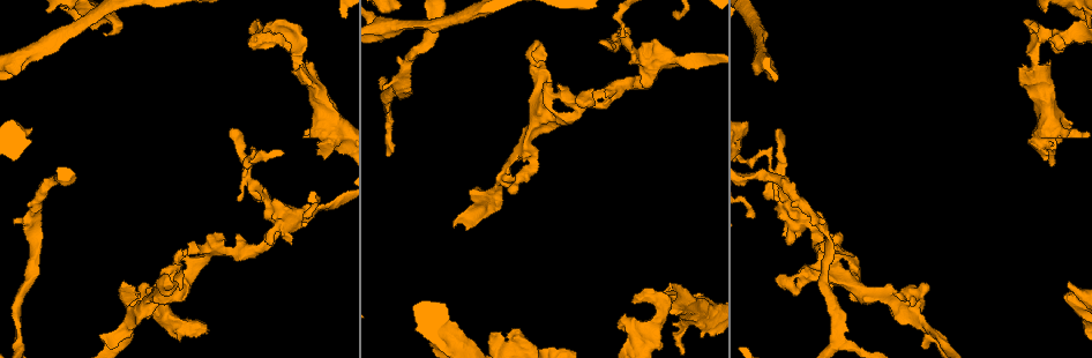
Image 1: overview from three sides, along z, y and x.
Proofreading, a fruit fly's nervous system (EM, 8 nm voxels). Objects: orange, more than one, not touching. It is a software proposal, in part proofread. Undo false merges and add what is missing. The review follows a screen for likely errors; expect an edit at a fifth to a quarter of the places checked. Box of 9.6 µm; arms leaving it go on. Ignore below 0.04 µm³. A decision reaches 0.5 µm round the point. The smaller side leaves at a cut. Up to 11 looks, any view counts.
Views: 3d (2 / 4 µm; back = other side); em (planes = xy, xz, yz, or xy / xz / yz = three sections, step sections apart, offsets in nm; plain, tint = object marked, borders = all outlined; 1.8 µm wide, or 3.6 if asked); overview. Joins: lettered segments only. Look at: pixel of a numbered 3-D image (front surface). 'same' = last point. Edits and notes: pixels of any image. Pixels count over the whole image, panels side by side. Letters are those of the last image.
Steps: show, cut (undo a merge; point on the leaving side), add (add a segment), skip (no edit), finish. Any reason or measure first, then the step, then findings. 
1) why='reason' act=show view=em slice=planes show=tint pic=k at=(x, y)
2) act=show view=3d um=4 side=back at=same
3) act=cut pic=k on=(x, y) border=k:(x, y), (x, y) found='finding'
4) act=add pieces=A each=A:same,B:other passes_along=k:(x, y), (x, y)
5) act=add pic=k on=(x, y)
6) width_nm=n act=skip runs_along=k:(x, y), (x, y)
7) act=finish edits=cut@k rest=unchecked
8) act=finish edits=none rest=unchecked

why='free end' act=show view=em um=3.6 slice=yz step=8 show=borders pic=1 at=(599, 39)

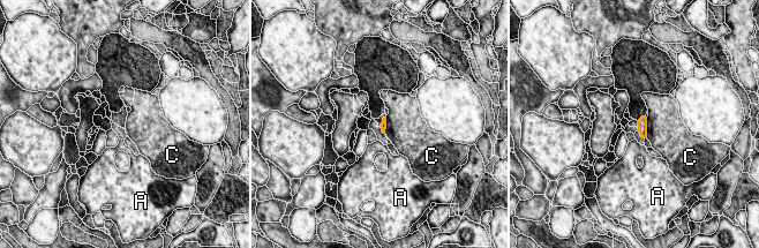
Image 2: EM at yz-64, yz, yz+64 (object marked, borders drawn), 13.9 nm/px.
act=show view=em um=3.6 slice=planes show=borders at=same

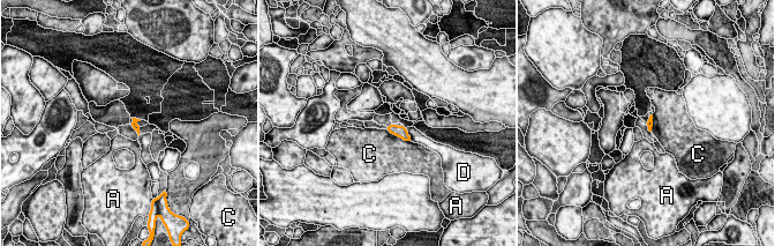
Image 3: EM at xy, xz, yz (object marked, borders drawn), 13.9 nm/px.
width_nm=100 act=skip each=A:other,C:other,D:other border=3:(385, 129), (411, 142) found='none of them fits'

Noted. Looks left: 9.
why='branch point' act=show view=em slice=planes show=plain pic=1 at=(218, 250)

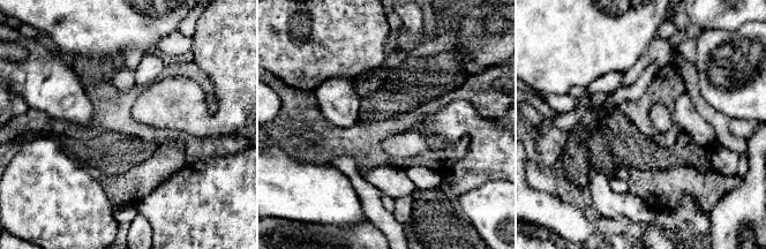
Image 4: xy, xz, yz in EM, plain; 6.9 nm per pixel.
act=show view=em slice=planes show=tint at=same

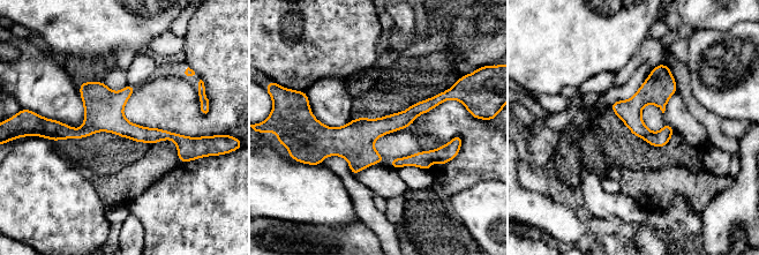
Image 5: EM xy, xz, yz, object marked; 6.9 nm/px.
why='see the neighbours' act=show view=em slice=planes show=borders at=same

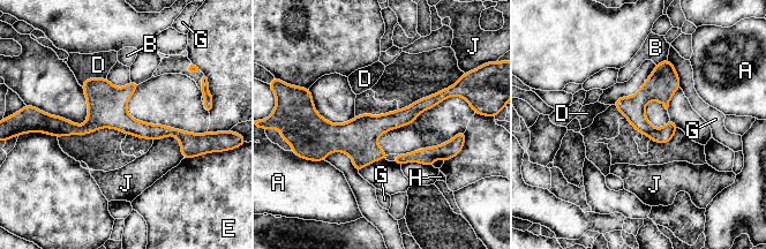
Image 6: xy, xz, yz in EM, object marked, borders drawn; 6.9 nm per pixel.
act=skip each=A:other,B:other,D:other,E:other,G:other,H:other,J:other border=6:(106, 77), (87, 77), (82, 87) found='one neuron here'

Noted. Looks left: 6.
why='closes a loop' act=show view=3d um=2 pic=1 at=(501, 182)

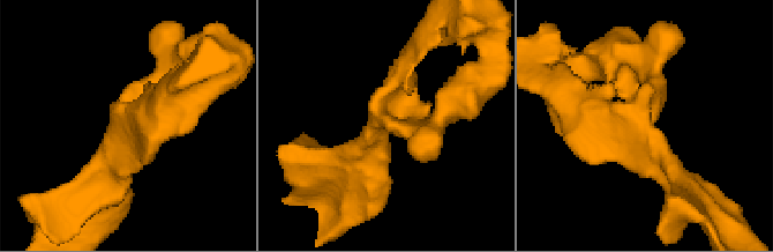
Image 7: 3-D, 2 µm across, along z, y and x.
act=show view=em slice=xz step=4 show=borders pic=7 at=(126, 97)

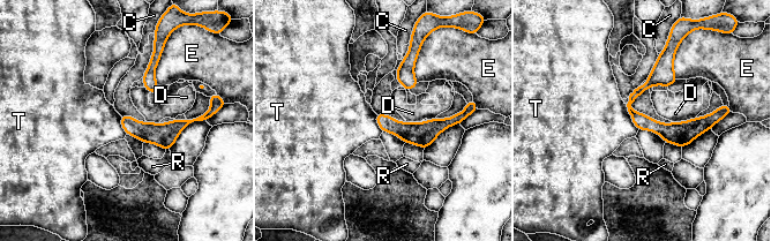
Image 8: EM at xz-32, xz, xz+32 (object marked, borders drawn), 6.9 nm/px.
act=skip each=C:other,D:other,E:other,R:other,T:other runs_along=8:(631, 98), (630, 110), (661, 129), (711, 117) found='one neuron here'

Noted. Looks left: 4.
why='free end' act=show view=3d um=2 side=back pic=1 at=(512, 329)

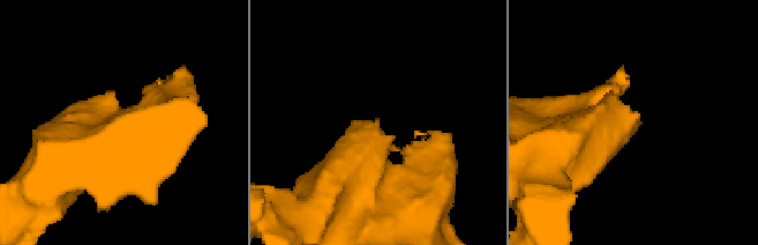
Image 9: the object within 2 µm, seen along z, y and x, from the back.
act=show view=em um=3.6 slice=xz step=4 show=tint pic=9 at=(636, 116)

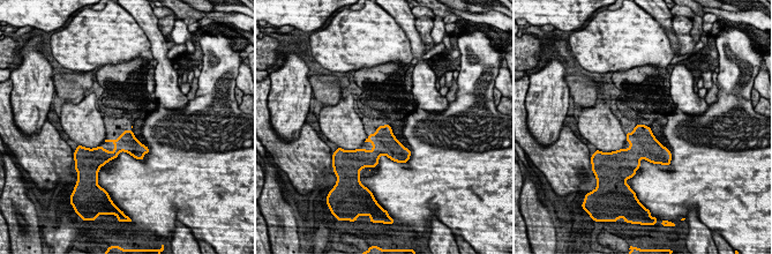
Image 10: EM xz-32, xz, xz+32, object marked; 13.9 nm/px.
act=show view=em um=3.6 slice=xy step=16 show=borders at=same

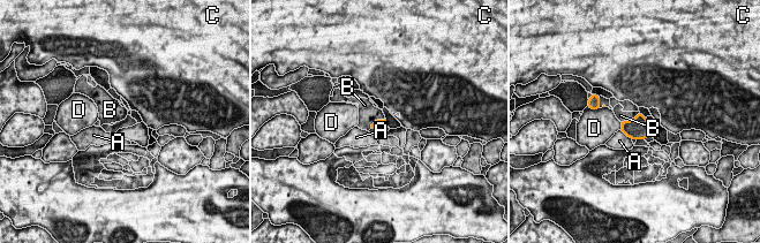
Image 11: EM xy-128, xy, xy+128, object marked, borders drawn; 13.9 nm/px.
act=add pieces=B each=A:other,B:same,C:other,D:other found='the neuron continues'

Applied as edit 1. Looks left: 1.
act=finish edits=add@11 rest=unchecked

